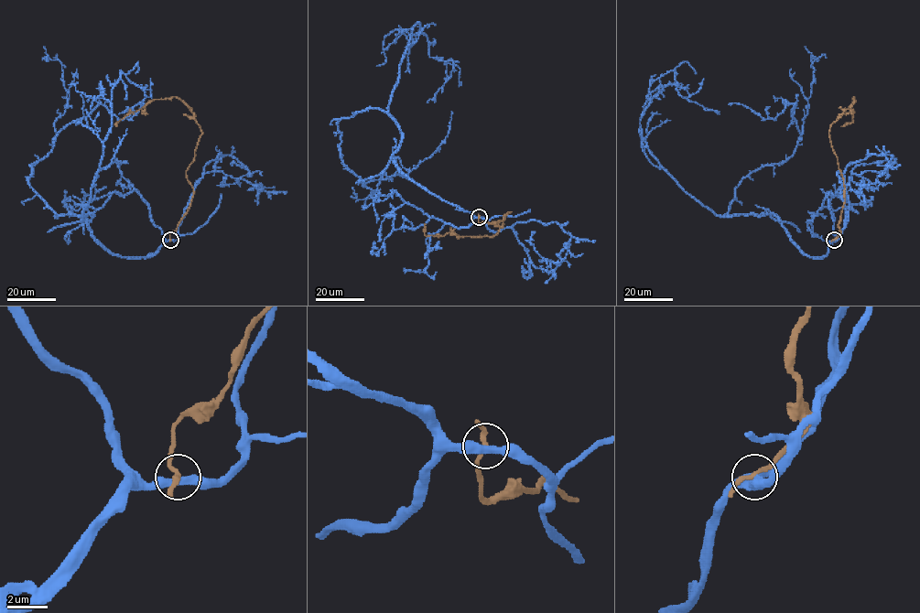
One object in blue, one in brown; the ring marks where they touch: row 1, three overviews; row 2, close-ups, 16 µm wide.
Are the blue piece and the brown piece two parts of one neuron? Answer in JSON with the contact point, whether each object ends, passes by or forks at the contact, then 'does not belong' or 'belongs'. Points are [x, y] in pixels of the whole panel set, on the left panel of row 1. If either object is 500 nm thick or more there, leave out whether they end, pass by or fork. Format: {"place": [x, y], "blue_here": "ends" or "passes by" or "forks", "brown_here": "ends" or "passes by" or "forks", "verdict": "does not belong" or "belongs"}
{"place": [170, 240], "blue_here": "passes by", "brown_here": "passes by", "verdict": "does not belong"}

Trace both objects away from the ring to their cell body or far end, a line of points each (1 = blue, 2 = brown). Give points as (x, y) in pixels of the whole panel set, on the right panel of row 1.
1: (834, 240), (808, 256), (774, 215), (725, 215), (800, 135), (791, 103), (774, 118), (729, 104)
2: (834, 240), (840, 232), (844, 186), (829, 127), (852, 105), (853, 97), (849, 108), (853, 122), (840, 126)

